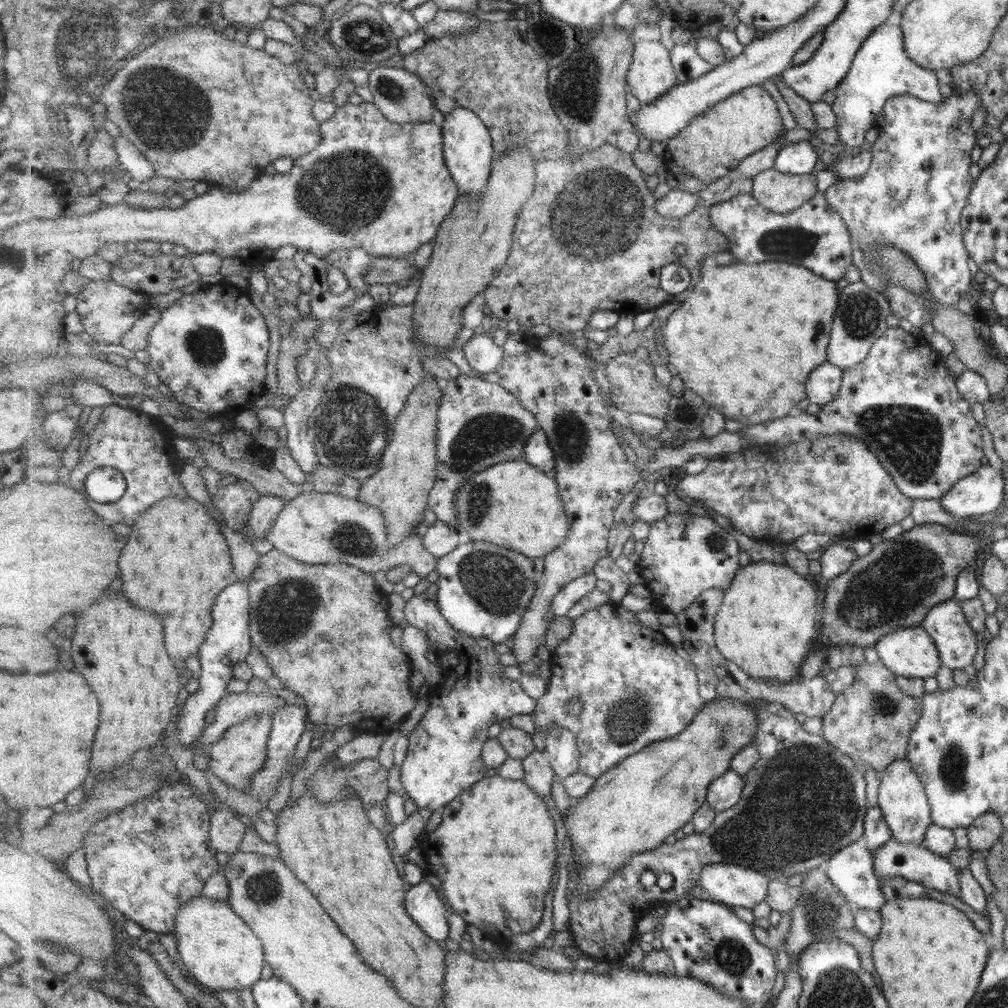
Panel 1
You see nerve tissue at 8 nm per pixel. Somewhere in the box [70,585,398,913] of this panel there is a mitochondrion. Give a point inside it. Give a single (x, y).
(265, 887)

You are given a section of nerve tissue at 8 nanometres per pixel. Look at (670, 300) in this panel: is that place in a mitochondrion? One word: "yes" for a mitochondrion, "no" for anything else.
no

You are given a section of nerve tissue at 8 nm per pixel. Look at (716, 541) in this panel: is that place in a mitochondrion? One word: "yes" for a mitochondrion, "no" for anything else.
yes

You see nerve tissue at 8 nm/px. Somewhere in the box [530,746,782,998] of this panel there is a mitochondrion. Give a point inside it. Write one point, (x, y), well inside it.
(734, 958)

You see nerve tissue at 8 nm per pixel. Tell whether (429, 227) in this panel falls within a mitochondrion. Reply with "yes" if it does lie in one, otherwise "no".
no

